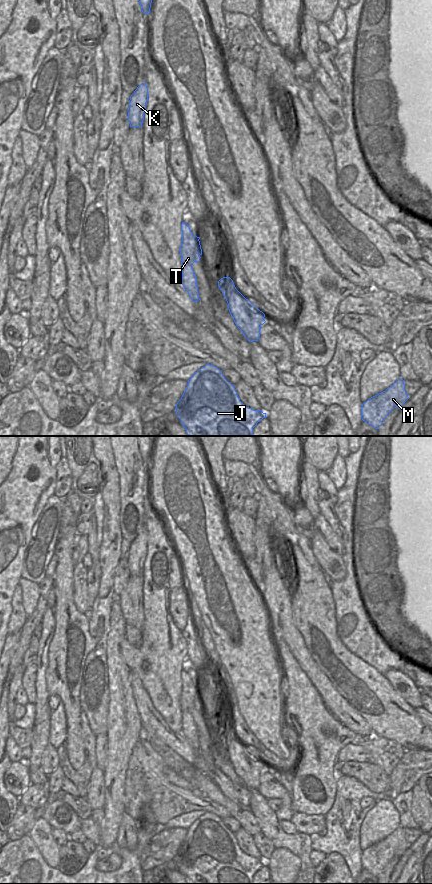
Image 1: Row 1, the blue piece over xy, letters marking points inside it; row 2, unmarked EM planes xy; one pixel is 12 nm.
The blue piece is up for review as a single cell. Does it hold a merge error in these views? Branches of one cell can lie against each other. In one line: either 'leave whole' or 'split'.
split

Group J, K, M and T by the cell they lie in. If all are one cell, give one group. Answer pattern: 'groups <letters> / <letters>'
groups J T / K M

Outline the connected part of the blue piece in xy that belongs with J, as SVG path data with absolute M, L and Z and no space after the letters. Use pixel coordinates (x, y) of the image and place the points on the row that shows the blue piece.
M208 363L188 380L188 385L177 402L175 410L189 436L252 436L253 428L263 418L266 418L266 413L263 413L262 410L246 407L240 401L234 385L225 379L222 371Z

